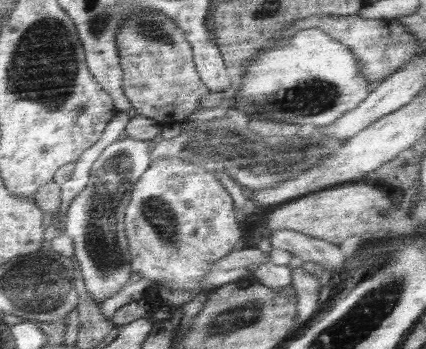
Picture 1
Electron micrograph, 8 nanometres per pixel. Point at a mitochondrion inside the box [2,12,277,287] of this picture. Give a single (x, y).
(43, 67)

